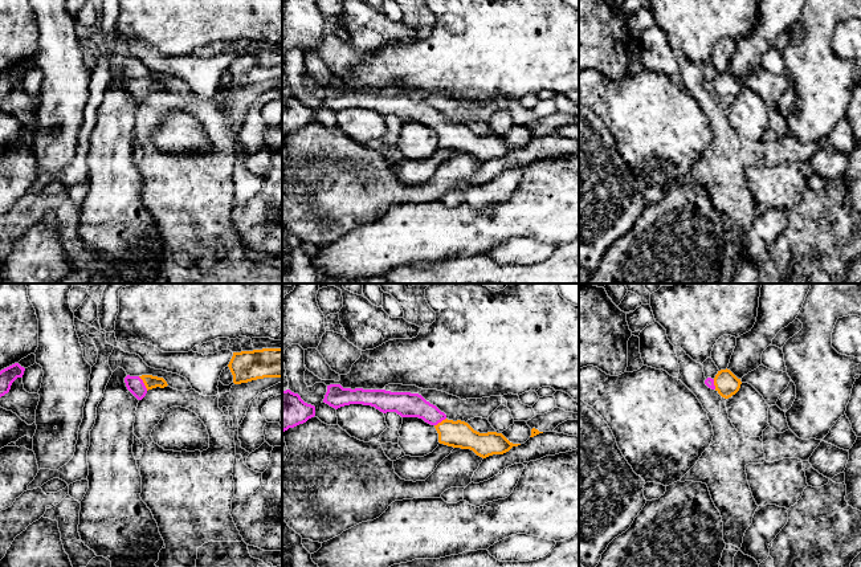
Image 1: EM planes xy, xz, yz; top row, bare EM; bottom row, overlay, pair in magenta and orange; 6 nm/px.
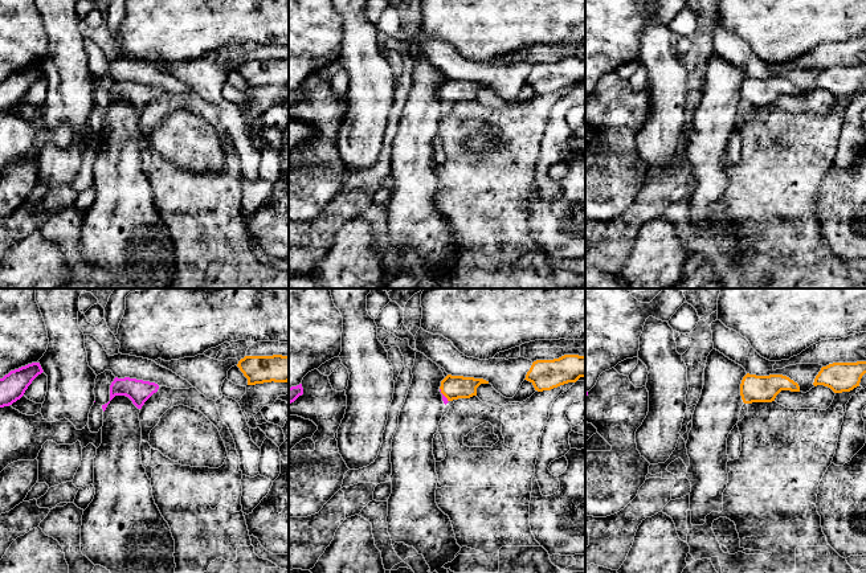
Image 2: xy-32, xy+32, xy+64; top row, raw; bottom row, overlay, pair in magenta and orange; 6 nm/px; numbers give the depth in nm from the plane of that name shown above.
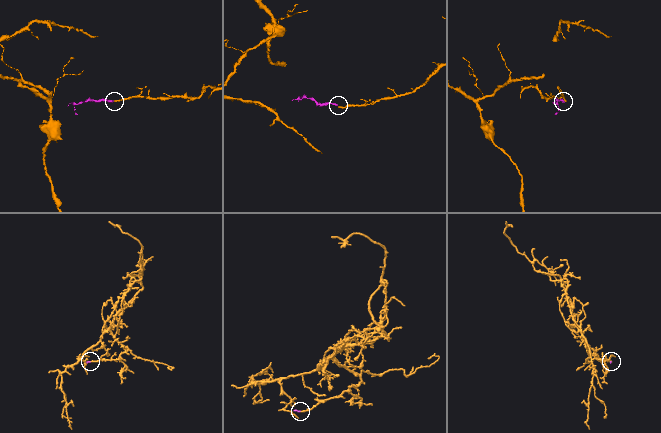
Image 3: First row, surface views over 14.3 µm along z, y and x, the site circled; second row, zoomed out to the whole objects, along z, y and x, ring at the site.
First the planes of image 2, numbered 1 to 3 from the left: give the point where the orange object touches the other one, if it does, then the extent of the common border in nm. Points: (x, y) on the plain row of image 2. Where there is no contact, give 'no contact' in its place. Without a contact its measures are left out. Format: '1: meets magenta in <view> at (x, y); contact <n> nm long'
1: no contact
2: meets magenta in xy+32 at (442, 98); contact 100 nm long
3: no contact

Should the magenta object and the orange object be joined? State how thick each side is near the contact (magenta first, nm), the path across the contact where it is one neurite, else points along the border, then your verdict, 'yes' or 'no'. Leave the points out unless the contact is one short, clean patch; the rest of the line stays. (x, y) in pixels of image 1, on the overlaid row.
100 nm thick on the magenta side, 80 nm on the other; runs through xy (135, 386), (143, 383), (151, 382); yes

